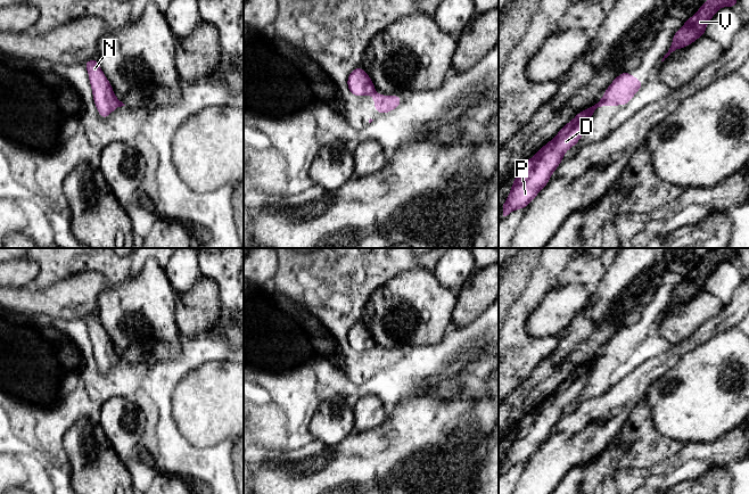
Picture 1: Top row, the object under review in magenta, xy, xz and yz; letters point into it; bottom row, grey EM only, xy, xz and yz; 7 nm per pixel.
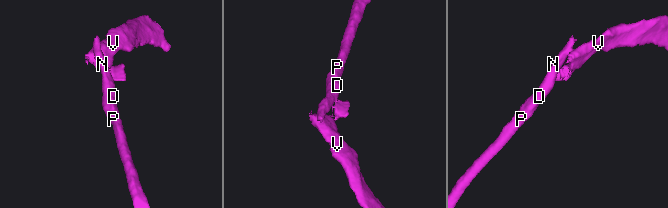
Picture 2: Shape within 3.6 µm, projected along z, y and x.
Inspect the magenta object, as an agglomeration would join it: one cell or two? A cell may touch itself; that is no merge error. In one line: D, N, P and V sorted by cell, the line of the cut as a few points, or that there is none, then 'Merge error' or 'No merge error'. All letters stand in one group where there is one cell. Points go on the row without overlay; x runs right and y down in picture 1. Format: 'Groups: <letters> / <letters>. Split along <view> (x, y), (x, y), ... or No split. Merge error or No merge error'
Groups: D N P / V. Split along yz (599, 356), (597, 361). Merge error

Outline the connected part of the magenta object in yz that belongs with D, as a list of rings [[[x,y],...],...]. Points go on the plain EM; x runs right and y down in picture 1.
[[[599,355],[587,364],[579,367],[573,376],[559,385],[550,397],[545,398],[532,413],[525,417],[503,459],[503,471],[516,464],[526,463],[549,438],[552,428],[563,414],[565,407],[574,402],[584,389],[598,359]]]

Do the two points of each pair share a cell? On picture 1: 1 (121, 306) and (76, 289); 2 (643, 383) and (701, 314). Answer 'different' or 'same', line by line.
1: different
2: different

